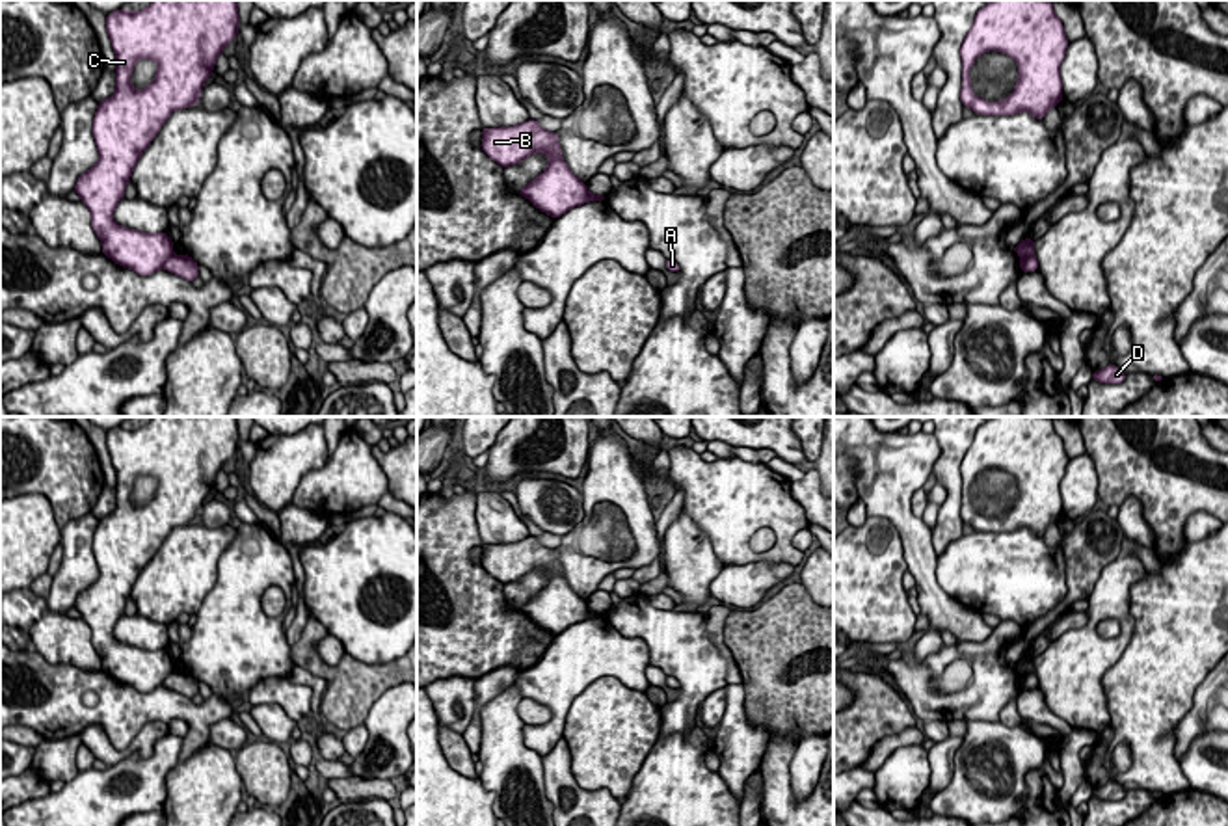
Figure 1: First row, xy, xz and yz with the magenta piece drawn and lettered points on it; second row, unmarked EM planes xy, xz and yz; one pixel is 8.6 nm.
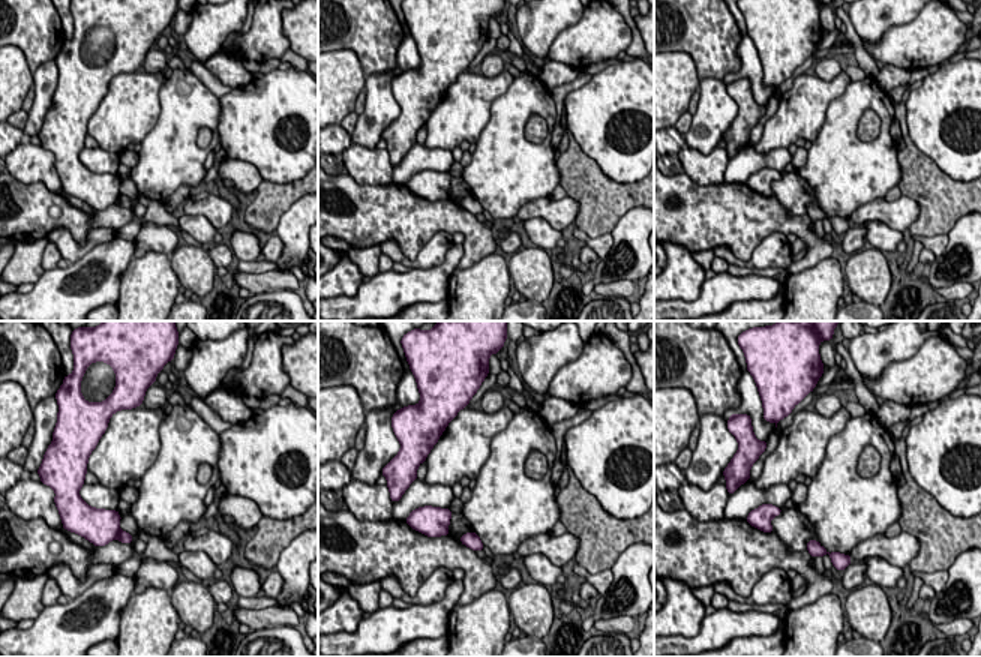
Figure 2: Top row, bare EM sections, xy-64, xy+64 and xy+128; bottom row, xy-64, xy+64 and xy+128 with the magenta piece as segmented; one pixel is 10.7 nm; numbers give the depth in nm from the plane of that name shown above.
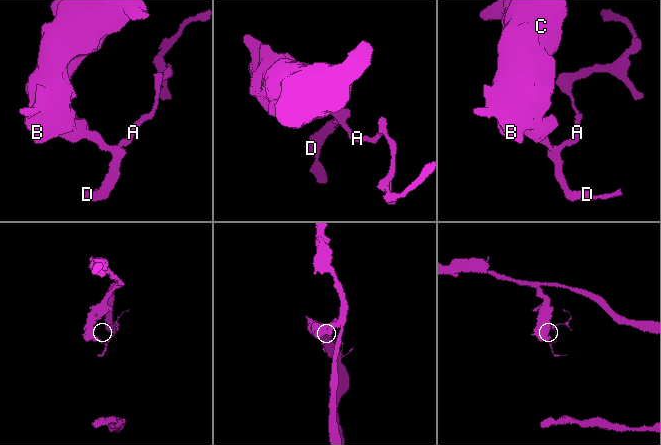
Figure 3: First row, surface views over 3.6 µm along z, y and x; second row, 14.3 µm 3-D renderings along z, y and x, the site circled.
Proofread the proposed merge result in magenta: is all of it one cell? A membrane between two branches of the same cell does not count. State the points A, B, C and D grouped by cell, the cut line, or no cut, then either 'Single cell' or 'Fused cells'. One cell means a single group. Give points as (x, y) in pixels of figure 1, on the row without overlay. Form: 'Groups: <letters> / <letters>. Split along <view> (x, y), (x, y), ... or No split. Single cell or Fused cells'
Groups: A D / B C. Split along yz (1033, 672), (1020, 681). Fused cells

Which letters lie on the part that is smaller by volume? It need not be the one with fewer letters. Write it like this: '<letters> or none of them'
A, D

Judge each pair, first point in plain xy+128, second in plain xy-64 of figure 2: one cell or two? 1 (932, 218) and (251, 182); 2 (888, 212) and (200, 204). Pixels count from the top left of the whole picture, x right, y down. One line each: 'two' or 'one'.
1: two
2: one

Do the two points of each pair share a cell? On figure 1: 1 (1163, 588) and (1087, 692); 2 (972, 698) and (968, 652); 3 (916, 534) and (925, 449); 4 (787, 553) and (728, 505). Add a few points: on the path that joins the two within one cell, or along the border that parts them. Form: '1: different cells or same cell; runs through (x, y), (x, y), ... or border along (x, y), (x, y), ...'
1: different cells; border along (1132, 588), (1132, 637), (1121, 657), (1107, 670)
2: same cell; runs through (979, 687), (979, 663)
3: same cell; runs through (901, 514), (901, 473), (905, 469)
4: same cell; runs through (784, 534), (758, 505), (747, 505)

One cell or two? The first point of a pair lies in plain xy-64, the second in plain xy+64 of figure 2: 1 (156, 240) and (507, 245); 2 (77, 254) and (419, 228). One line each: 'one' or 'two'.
1: one
2: two

